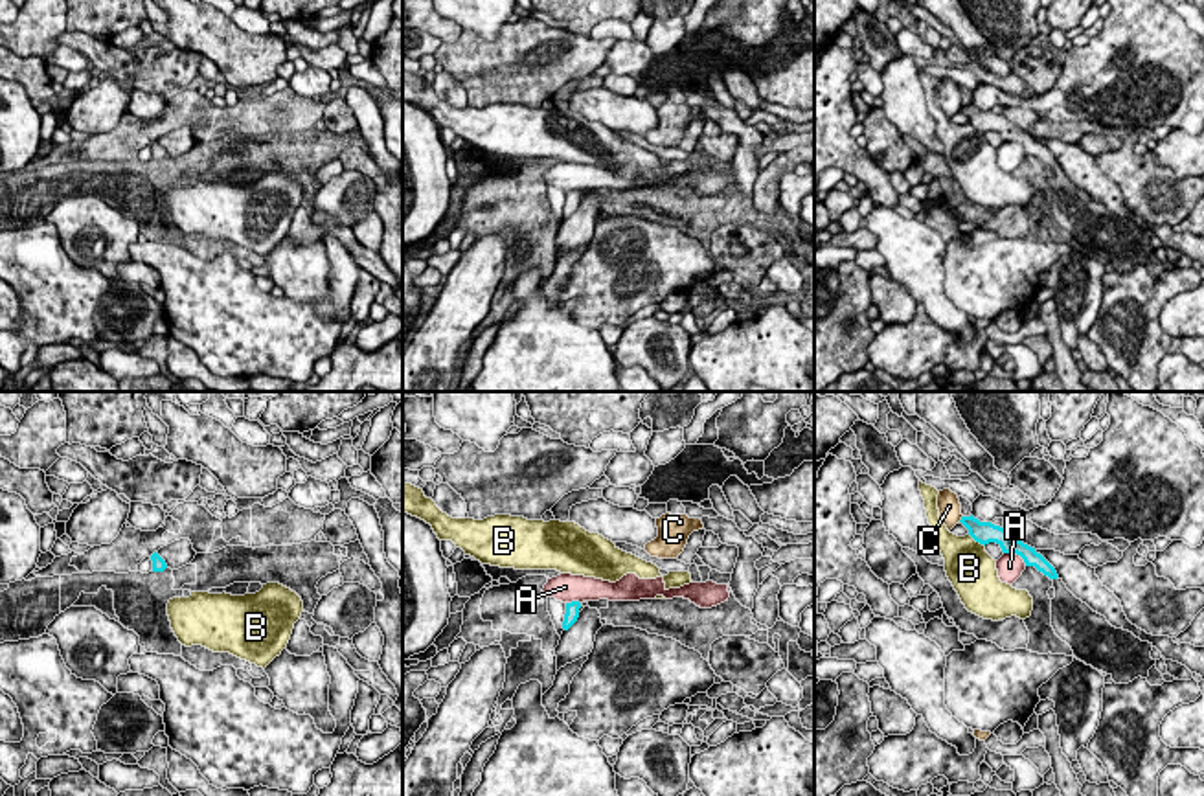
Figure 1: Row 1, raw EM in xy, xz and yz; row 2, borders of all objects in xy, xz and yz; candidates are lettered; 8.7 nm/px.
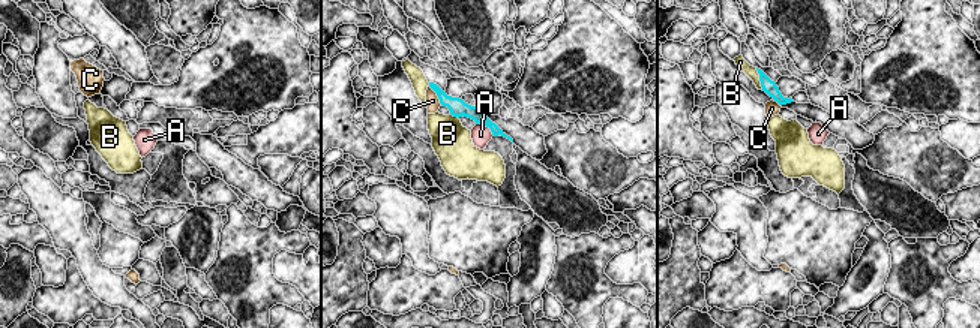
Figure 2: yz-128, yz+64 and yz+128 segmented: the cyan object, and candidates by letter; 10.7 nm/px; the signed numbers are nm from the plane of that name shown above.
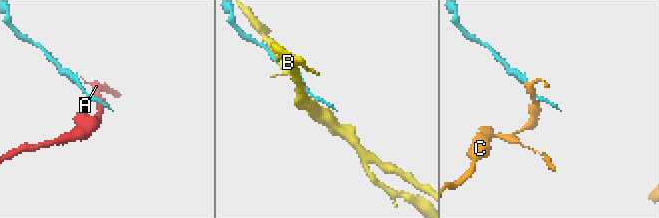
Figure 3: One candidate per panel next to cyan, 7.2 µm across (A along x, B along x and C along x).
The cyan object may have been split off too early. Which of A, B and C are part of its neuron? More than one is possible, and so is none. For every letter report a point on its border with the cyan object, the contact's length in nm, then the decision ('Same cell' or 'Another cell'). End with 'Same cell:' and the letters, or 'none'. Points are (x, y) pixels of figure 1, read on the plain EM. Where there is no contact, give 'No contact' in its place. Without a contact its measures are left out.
A: Touches cyan at yz (1017, 142). Shared border 240 nm. Another cell
B: Touches cyan at yz (976, 129). Shared border 190 nm. Another cell
C: Touches cyan at yz (962, 107). Shared border 70 nm. Another cell
Same cell: none

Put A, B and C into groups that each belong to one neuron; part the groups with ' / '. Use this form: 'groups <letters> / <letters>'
groups A / B / C

